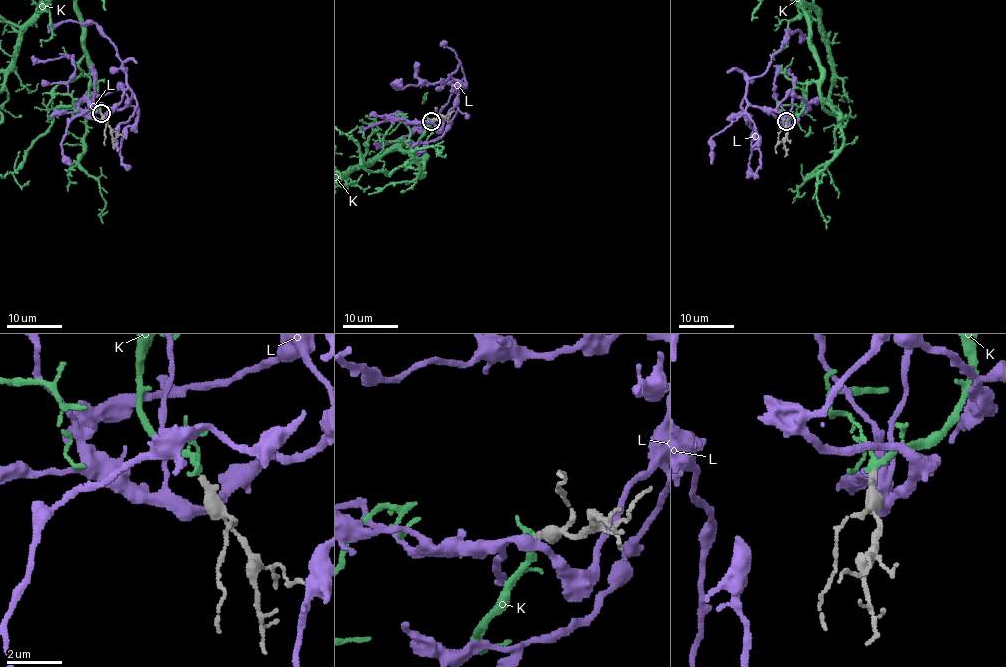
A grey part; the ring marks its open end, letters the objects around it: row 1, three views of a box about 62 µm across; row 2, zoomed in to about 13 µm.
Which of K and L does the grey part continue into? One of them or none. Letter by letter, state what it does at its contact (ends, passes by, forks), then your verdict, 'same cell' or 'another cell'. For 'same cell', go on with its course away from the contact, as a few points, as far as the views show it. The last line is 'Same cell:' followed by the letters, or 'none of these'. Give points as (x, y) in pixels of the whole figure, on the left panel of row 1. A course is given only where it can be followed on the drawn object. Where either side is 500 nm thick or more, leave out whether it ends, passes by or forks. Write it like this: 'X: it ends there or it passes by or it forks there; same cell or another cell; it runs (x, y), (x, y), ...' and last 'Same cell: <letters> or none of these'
K: it passes by; same cell
L: it passes by; another cell
Same cell: K

